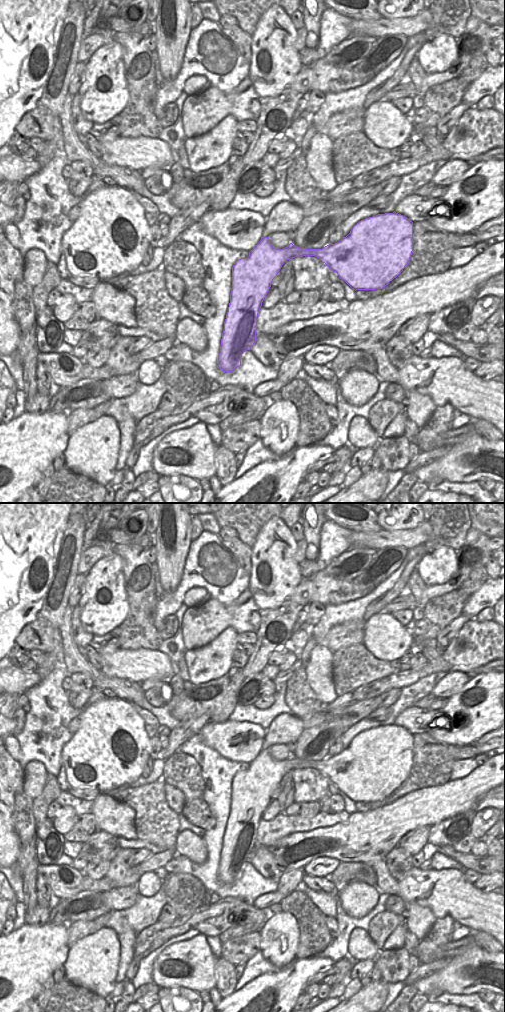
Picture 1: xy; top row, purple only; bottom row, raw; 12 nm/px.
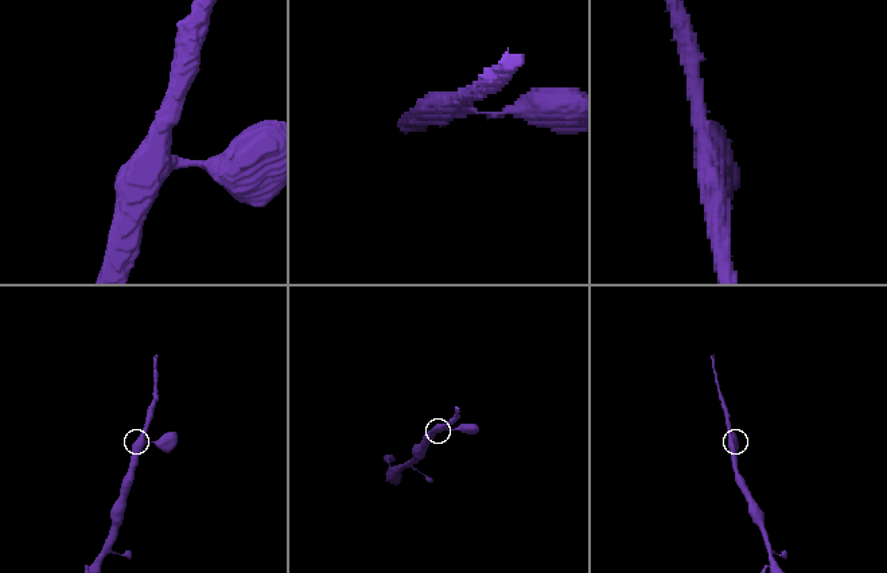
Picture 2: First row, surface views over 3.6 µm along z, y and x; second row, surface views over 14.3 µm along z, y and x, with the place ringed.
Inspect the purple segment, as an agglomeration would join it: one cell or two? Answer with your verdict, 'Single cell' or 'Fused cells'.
Single cell

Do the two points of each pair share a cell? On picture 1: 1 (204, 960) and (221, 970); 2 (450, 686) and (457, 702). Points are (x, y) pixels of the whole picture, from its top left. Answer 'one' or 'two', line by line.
1: two
2: two

